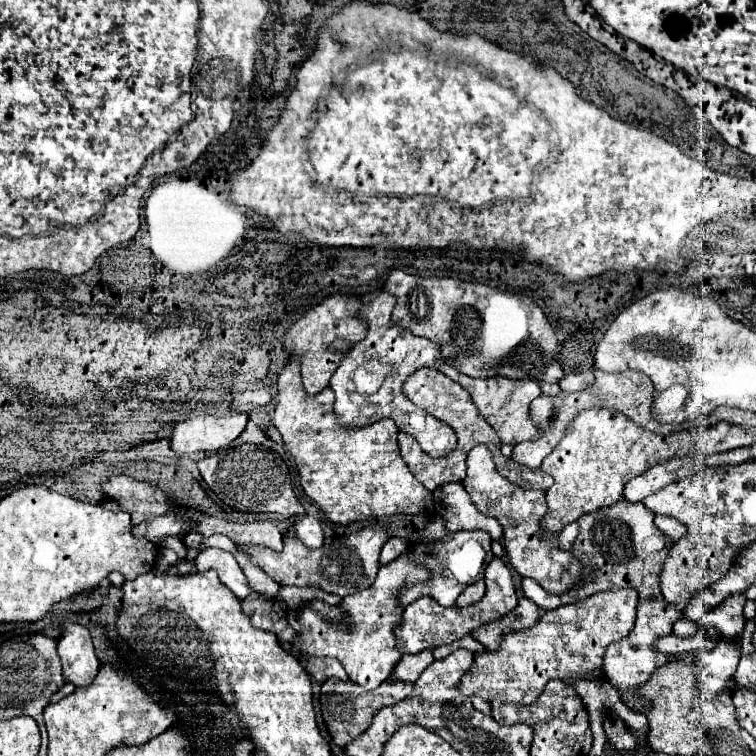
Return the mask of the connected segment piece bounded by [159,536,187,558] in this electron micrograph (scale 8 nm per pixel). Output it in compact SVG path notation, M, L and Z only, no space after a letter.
M179 536L163 538L163 540L159 542L159 546L161 546L161 548L171 548L171 550L175 550L179 558L185 558L185 554L187 554L187 546L183 544L183 540L181 540Z

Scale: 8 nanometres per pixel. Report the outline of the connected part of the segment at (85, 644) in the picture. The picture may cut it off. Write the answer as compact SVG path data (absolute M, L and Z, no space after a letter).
M61 620L61 626L63 636L59 638L57 650L63 664L63 678L73 686L89 686L99 672L89 630L69 620Z

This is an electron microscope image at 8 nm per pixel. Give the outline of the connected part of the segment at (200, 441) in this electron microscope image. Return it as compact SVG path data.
M233 414L225 418L197 416L175 424L171 450L177 456L193 452L217 452L231 444L245 430L247 414Z

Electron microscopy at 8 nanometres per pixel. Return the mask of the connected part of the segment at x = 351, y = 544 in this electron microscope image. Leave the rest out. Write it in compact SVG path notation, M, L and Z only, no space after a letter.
M365 528L351 536L337 538L331 544L321 546L319 550L307 548L295 536L283 538L281 552L273 552L269 548L259 548L259 546L237 546L237 548L239 552L247 554L255 566L265 570L265 574L273 578L279 586L313 586L315 584L325 592L349 596L373 584L379 570L379 552L387 540L389 540L389 534L383 528Z

